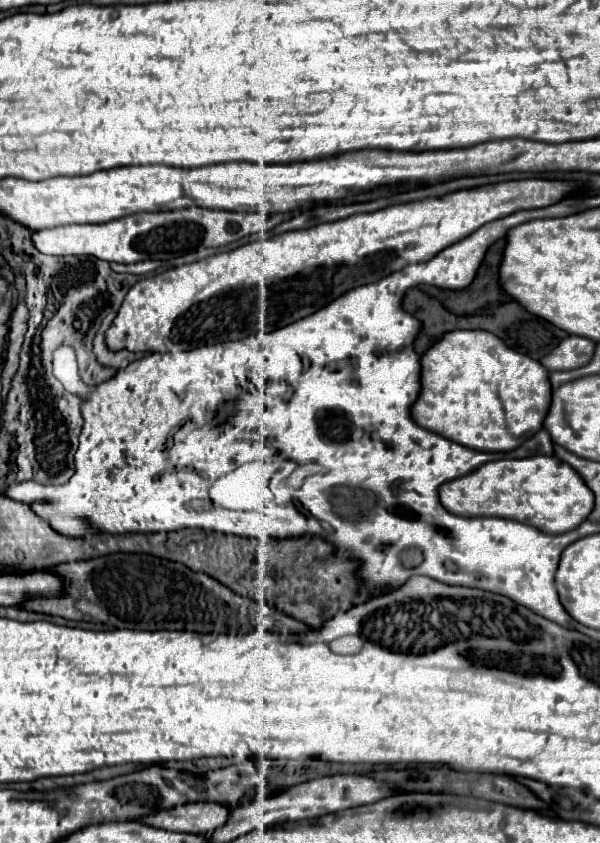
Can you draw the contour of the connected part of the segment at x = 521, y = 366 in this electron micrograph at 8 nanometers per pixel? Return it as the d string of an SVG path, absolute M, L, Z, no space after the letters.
M487 331L445 333L421 357L421 393L411 407L411 419L449 441L477 451L511 451L543 427L551 403L549 371L527 355L509 349L499 337Z

